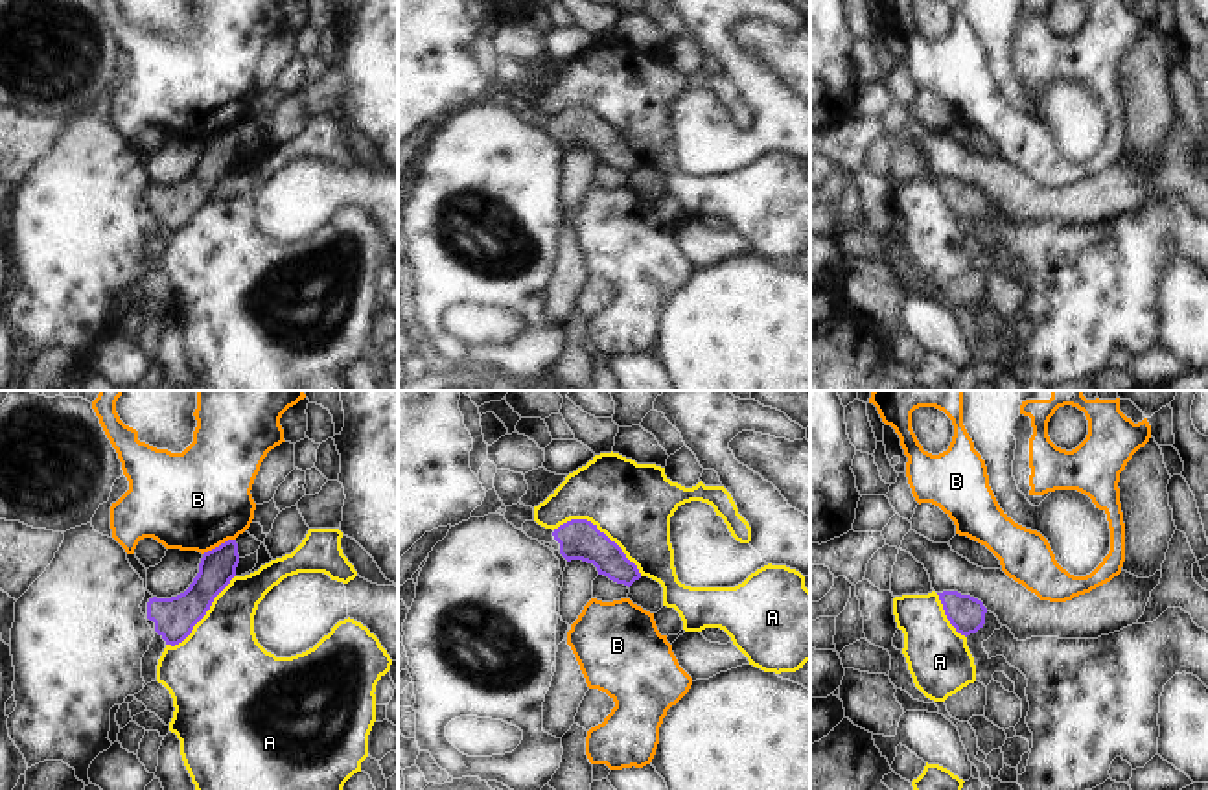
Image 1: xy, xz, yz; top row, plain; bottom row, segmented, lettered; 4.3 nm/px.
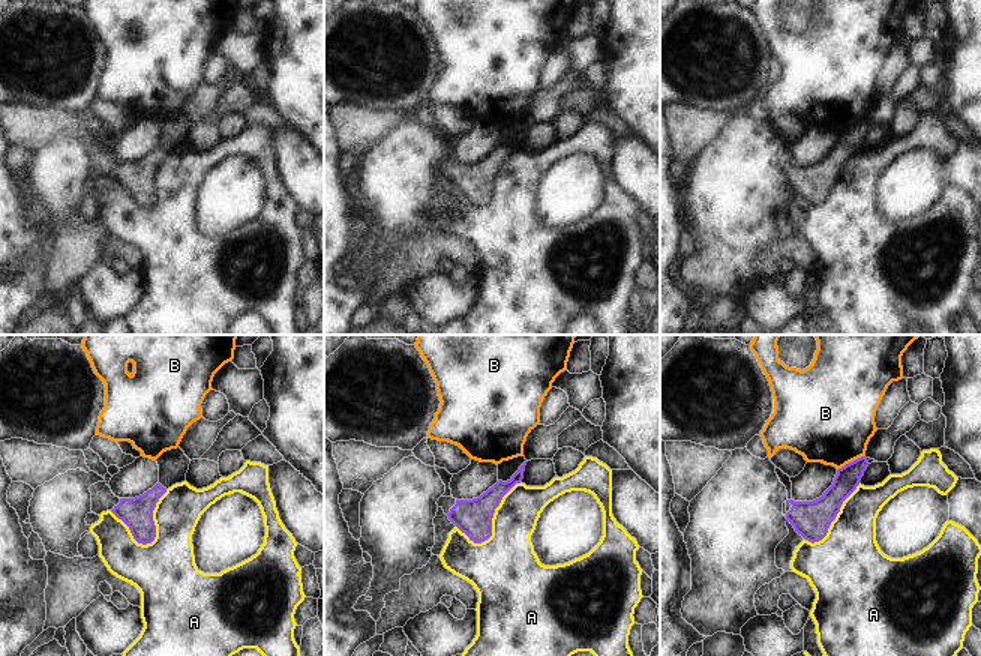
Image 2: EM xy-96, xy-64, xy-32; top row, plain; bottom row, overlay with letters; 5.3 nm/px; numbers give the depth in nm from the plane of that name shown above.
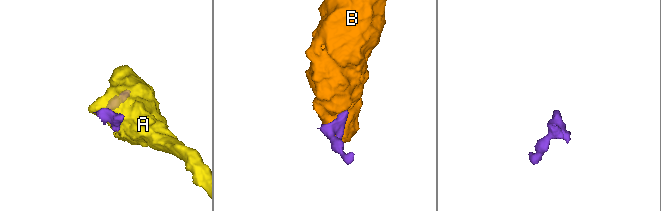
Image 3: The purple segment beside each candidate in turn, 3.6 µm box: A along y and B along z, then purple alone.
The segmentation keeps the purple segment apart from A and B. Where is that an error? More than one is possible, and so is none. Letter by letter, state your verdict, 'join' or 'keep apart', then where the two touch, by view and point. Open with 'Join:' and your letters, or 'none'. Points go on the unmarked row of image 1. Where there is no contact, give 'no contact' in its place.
Join: none
A: keep apart; meets purple in xz at (599, 118)
B: keep apart; meets purple in xy at (220, 133)

